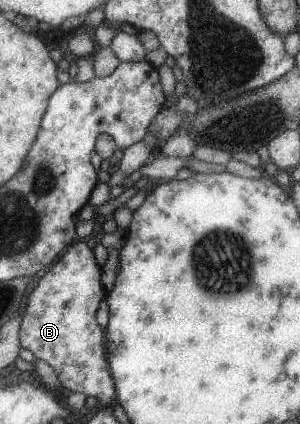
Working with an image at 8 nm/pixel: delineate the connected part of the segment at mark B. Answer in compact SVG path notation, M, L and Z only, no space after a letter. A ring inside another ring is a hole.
M77 240L32 290L21 340L35 358L44 360L55 370L62 387L92 396L100 402L100 408L108 408L116 392L104 350L104 332L96 322L96 310L106 298L100 276L100 266L92 250L86 242Z

